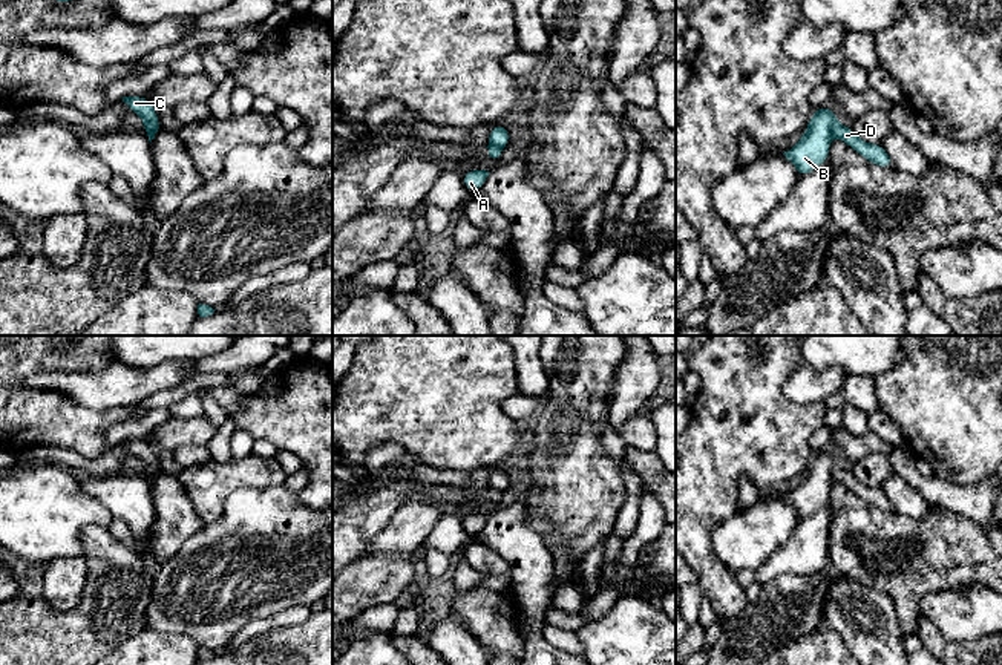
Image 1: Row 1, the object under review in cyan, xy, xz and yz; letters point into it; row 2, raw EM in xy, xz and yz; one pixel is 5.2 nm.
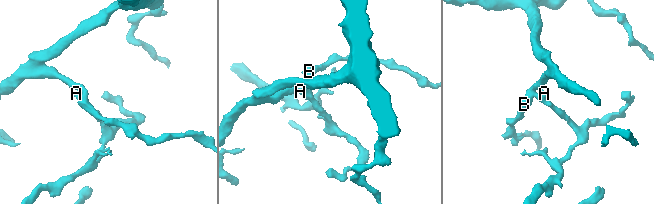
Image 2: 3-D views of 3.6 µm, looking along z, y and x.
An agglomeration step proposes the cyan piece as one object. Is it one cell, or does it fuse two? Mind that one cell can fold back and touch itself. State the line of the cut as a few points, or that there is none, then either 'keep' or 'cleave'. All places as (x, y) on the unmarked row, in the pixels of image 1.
yz (835, 465), (831, 477) | cleave

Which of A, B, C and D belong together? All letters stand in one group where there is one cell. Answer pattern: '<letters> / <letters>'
A D / B C

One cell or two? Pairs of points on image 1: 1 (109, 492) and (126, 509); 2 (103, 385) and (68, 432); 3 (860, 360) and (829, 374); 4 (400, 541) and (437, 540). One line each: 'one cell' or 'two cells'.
1: one cell
2: two cells
3: two cells
4: two cells

